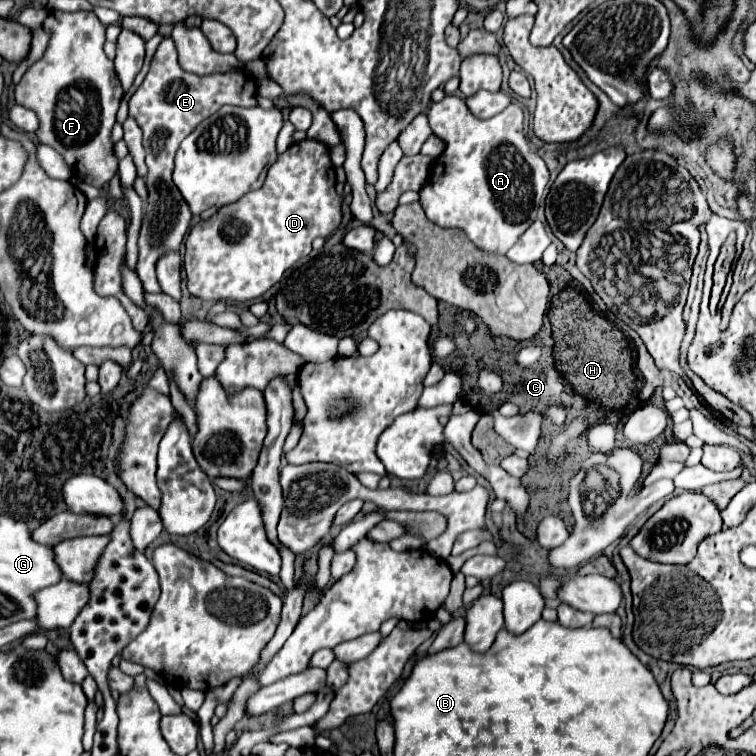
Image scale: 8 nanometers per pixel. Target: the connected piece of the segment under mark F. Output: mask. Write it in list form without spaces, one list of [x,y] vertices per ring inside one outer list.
[[[50,11],[44,29],[50,31],[48,47],[40,61],[36,61],[18,83],[18,103],[26,109],[32,109],[38,115],[40,127],[38,127],[38,143],[50,145],[56,149],[64,163],[76,173],[84,175],[84,183],[94,185],[102,189],[112,175],[118,171],[118,159],[114,155],[114,143],[112,143],[112,125],[116,121],[116,111],[122,99],[122,85],[118,81],[118,75],[114,73],[114,63],[106,57],[102,45],[106,41],[104,31],[106,27],[100,23],[100,19],[92,11]]]

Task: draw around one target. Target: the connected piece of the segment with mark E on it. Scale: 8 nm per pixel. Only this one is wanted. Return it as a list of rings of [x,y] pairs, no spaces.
[[[164,37],[158,45],[150,69],[130,97],[130,117],[134,117],[144,131],[144,149],[146,149],[146,187],[148,201],[144,209],[144,219],[138,235],[138,263],[136,273],[144,283],[148,293],[160,293],[156,281],[156,263],[170,251],[178,251],[184,233],[192,221],[190,207],[184,197],[178,193],[178,187],[172,181],[174,155],[180,143],[202,123],[206,117],[214,115],[222,105],[236,107],[256,107],[256,79],[244,69],[242,73],[212,73],[210,77],[198,77],[196,73],[186,73],[178,65],[178,53],[172,37]]]

